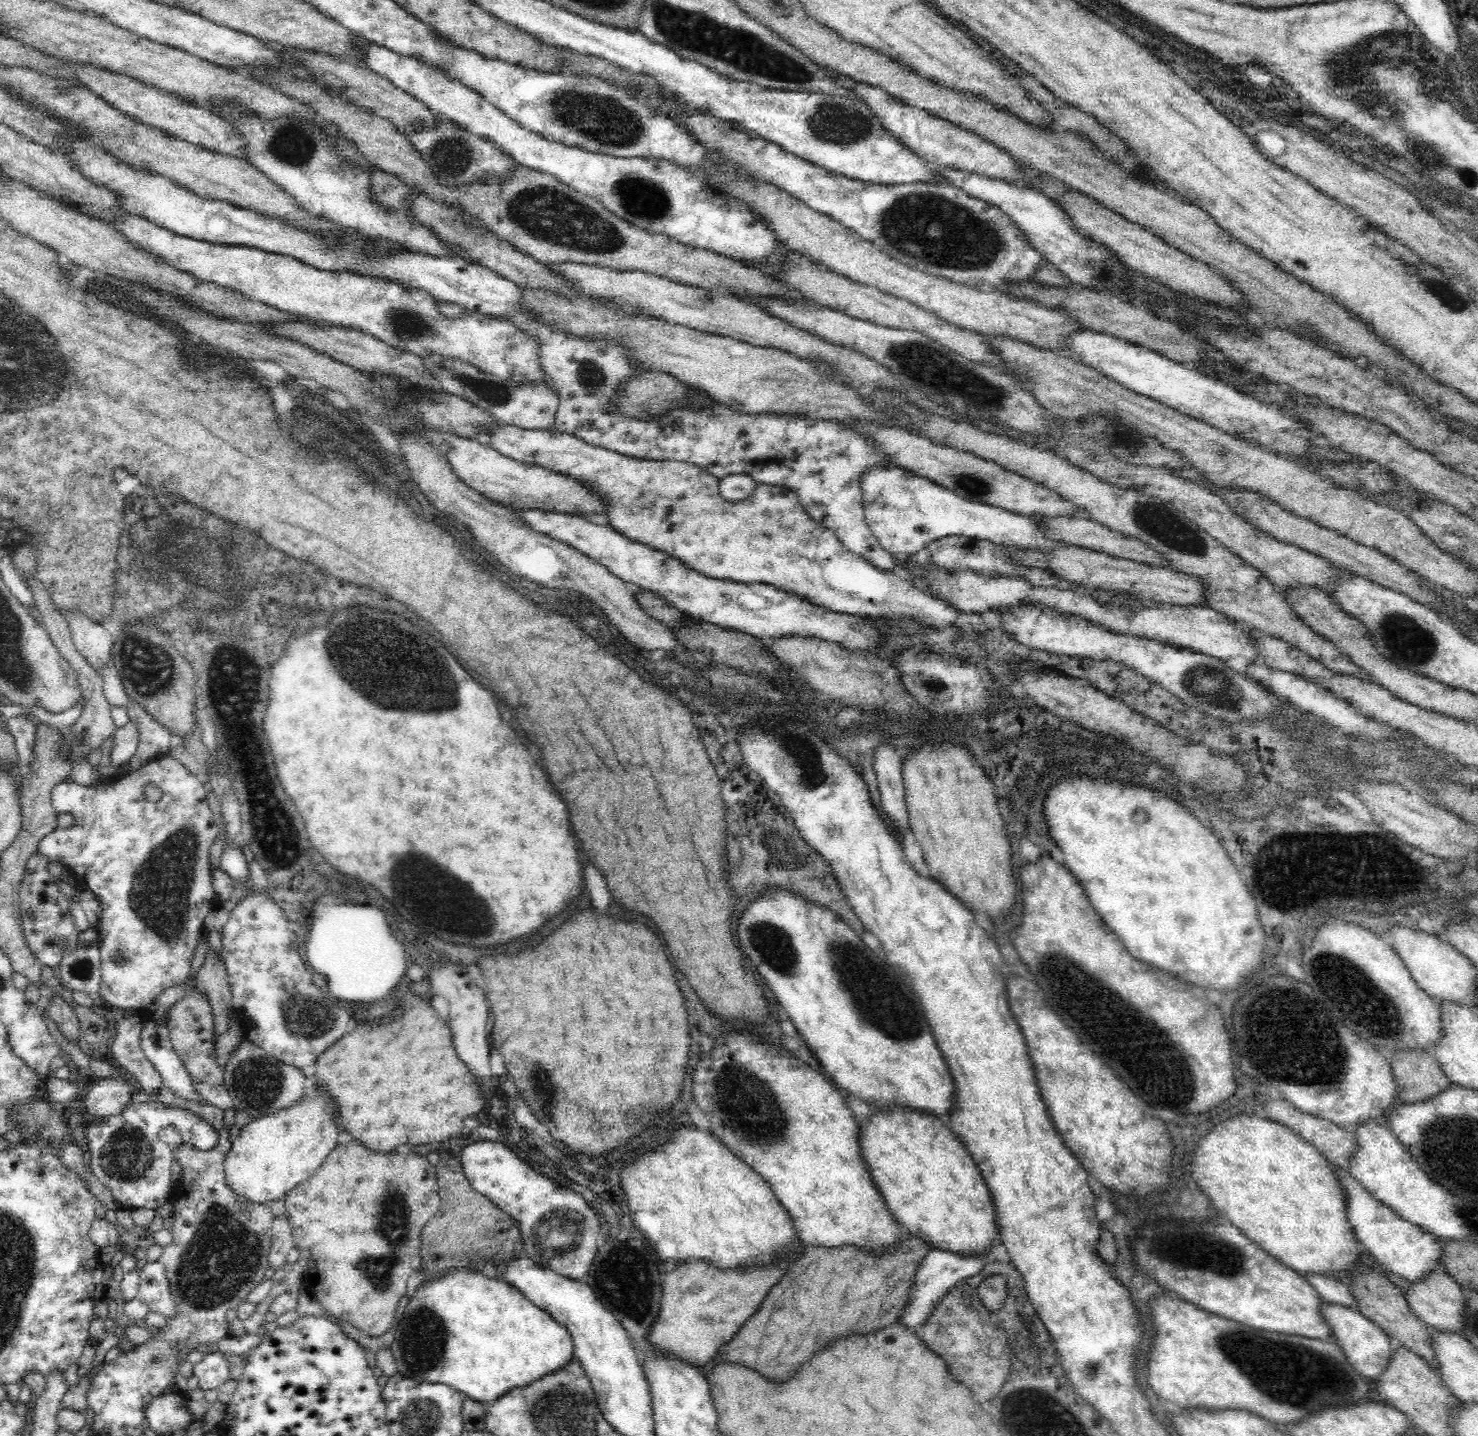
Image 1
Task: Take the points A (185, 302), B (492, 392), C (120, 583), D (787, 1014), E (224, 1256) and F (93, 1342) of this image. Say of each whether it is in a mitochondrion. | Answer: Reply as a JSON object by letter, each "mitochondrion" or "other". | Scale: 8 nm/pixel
{"A":"other","B":"mitochondrion","C":"other","D":"other","E":"mitochondrion","F":"other"}

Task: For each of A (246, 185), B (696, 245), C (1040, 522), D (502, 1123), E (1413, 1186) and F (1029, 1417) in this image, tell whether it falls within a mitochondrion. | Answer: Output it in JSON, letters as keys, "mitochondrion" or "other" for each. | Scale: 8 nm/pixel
{"A":"other","B":"other","C":"other","D":"other","E":"other","F":"mitochondrion"}

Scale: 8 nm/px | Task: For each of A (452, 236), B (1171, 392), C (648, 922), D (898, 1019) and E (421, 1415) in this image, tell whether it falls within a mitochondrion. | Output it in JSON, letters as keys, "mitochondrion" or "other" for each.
{"A":"other","B":"other","C":"other","D":"mitochondrion","E":"mitochondrion"}

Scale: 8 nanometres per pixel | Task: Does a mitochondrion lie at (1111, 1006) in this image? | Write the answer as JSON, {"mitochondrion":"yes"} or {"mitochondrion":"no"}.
{"mitochondrion":"yes"}

